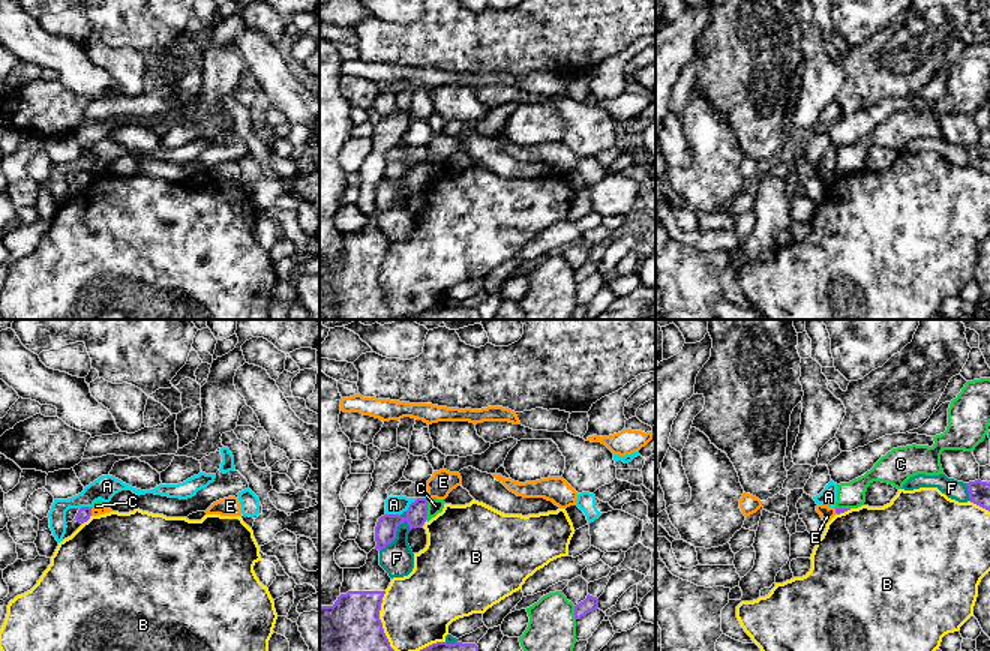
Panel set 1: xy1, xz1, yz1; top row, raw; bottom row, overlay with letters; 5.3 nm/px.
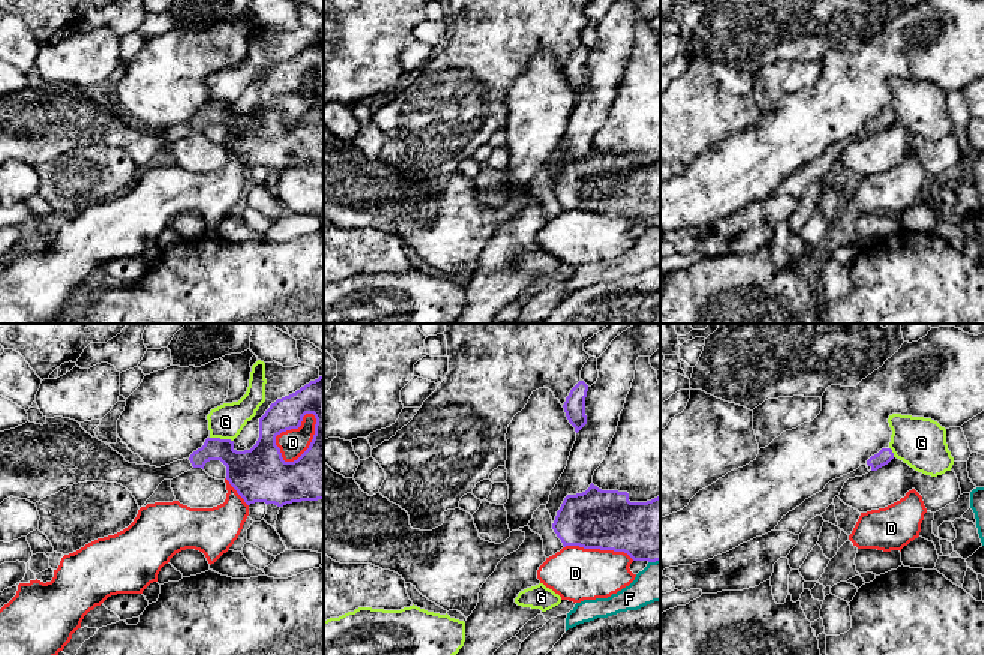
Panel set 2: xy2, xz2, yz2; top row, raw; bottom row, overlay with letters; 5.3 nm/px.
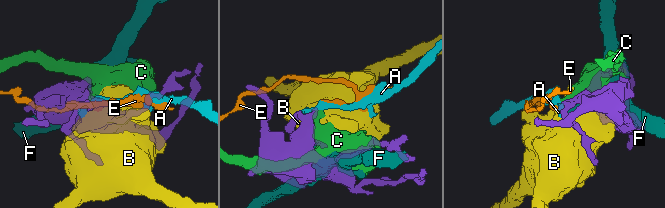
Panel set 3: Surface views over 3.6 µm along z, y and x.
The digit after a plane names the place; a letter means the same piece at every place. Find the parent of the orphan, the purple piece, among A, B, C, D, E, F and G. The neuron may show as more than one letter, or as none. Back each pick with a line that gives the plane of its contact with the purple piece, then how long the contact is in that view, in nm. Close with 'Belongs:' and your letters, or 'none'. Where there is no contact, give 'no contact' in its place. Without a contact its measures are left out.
Belongs: none

